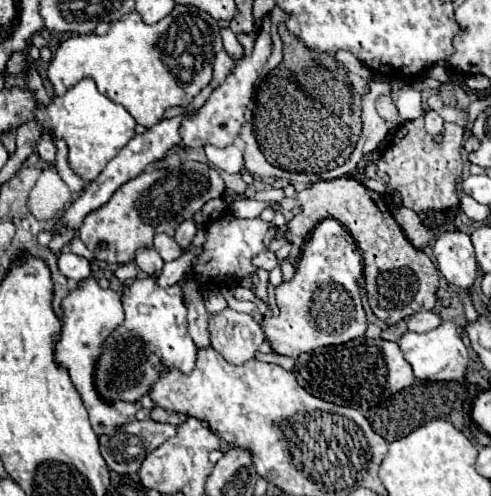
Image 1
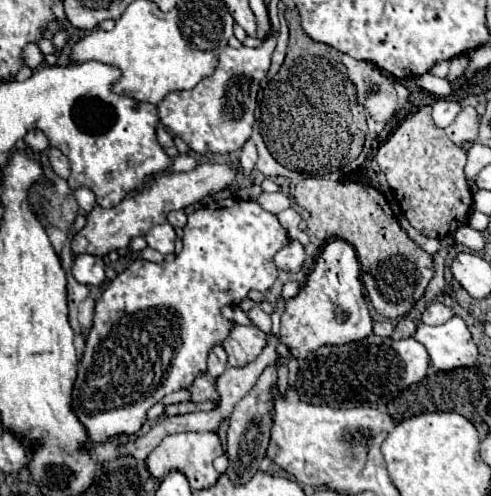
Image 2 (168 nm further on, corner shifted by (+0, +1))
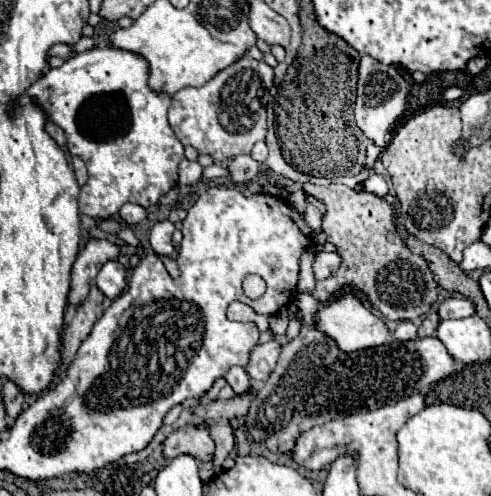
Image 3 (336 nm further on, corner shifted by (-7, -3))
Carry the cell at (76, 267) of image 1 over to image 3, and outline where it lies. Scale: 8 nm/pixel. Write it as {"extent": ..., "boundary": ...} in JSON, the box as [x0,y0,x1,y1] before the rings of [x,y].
{"extent":[96,261,126,299],"boundary":[[[108,261],[96,275],[96,287],[110,299],[116,299],[126,287],[126,269],[118,261]]]}

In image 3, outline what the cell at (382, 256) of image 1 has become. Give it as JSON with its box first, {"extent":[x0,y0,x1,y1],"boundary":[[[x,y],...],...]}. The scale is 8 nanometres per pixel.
{"extent":[304,183,438,321],"boundary":[[[304,183],[304,193],[312,195],[316,201],[320,201],[326,207],[322,231],[326,233],[328,243],[332,243],[336,247],[336,253],[342,257],[340,269],[332,277],[316,283],[316,287],[312,291],[314,299],[318,299],[320,303],[326,303],[332,295],[336,295],[340,289],[344,289],[344,283],[346,283],[346,285],[362,291],[370,299],[370,303],[384,315],[384,319],[392,319],[392,321],[414,319],[414,317],[420,317],[432,309],[432,305],[438,299],[438,285],[434,281],[434,275],[432,275],[426,259],[420,255],[414,255],[406,247],[402,237],[398,235],[396,223],[392,219],[394,211],[386,199],[382,199],[374,193],[368,193],[368,191],[354,191],[346,185],[336,185],[336,183],[324,185],[324,187]]]}

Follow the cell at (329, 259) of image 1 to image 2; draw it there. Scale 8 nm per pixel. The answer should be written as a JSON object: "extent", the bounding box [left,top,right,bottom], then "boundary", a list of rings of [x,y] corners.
{"extent":[281,239,373,359],"boundary":[[[331,239],[323,249],[321,255],[299,295],[287,301],[283,319],[281,319],[281,341],[293,349],[297,359],[305,357],[309,351],[321,345],[343,345],[351,341],[361,341],[373,333],[373,319],[369,315],[365,297],[363,297],[363,283],[361,283],[361,267],[355,257],[355,249],[341,239]]]}

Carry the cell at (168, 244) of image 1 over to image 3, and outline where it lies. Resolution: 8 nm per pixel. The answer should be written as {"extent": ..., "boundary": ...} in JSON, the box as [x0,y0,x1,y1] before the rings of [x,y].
{"extent":[150,221,176,255],"boundary":[[[160,221],[154,225],[154,229],[150,233],[150,247],[154,249],[154,253],[170,255],[174,251],[174,245],[172,245],[174,229],[176,227],[170,221]]]}

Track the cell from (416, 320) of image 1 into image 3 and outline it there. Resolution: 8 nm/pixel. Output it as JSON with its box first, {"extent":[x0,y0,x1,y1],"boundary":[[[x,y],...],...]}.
{"extent":[438,299,474,321],"boundary":[[[446,299],[440,309],[438,309],[438,317],[440,321],[444,319],[464,319],[464,317],[470,317],[474,315],[474,307],[468,299]]]}

